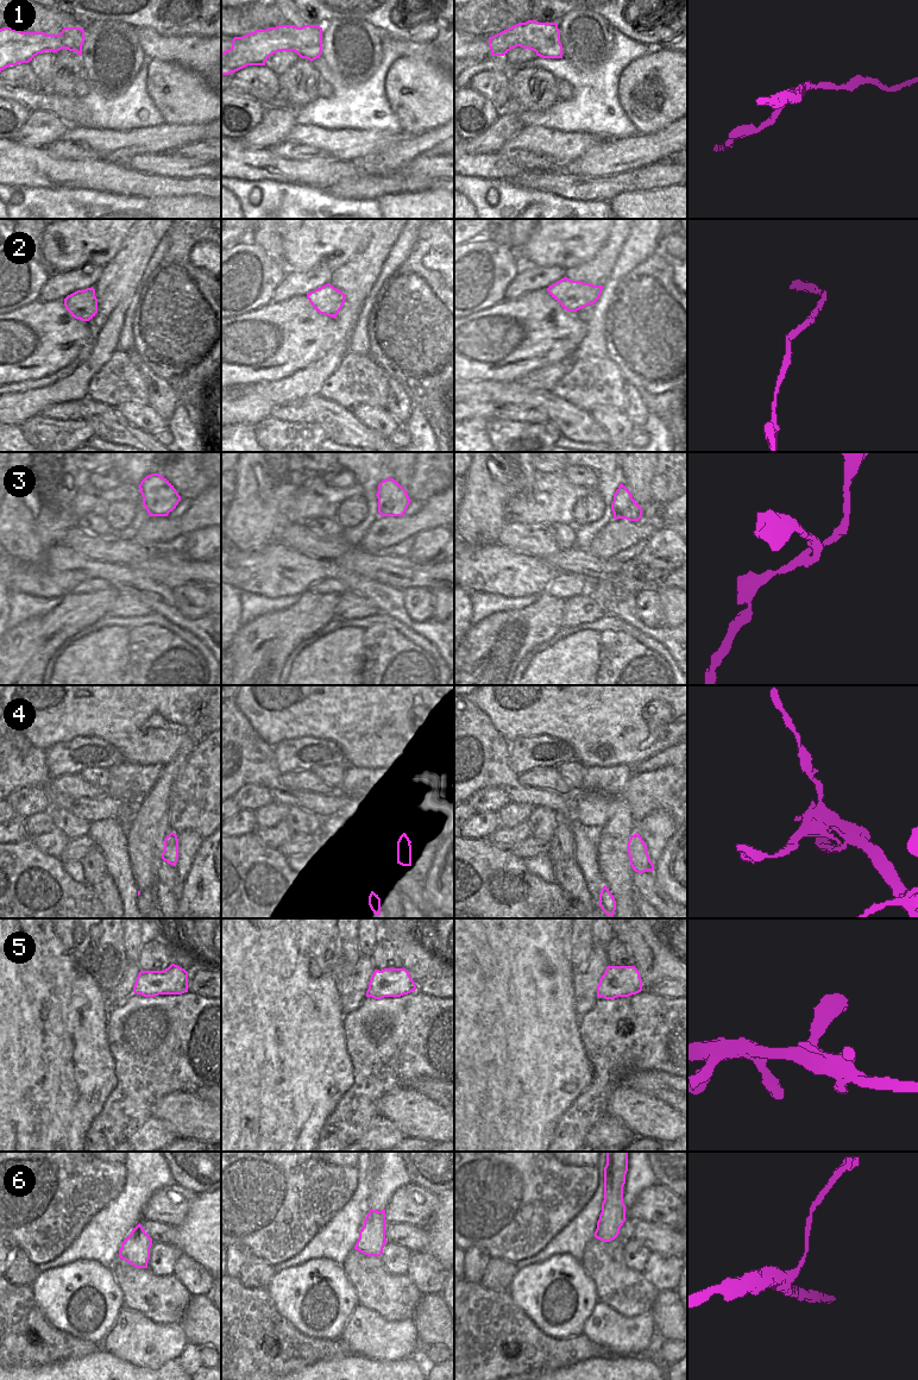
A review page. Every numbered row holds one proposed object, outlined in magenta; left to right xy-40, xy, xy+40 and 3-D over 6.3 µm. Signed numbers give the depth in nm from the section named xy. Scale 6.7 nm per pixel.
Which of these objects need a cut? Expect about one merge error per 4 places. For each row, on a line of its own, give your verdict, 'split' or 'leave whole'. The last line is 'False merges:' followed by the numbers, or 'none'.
1: split
2: leave whole
3: leave whole
4: split
5: leave whole
6: leave whole
False merges: 1, 4

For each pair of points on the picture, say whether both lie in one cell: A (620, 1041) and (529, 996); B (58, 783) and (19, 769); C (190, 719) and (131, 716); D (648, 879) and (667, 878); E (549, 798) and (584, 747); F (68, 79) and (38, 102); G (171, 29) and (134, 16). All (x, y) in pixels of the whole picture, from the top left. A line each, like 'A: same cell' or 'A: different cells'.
A: different cells
B: different cells
C: same cell
D: different cells
E: different cells
F: different cells
G: same cell

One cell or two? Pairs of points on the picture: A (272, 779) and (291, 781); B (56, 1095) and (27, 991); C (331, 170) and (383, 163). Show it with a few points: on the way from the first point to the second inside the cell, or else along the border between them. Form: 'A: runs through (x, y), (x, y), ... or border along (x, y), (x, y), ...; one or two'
A: border along (280, 776), (281, 781), (291, 789), (308, 791); two
B: runs through (39, 1068), (27, 1057), (27, 1017); one
C: border along (354, 163), (363, 174); two

